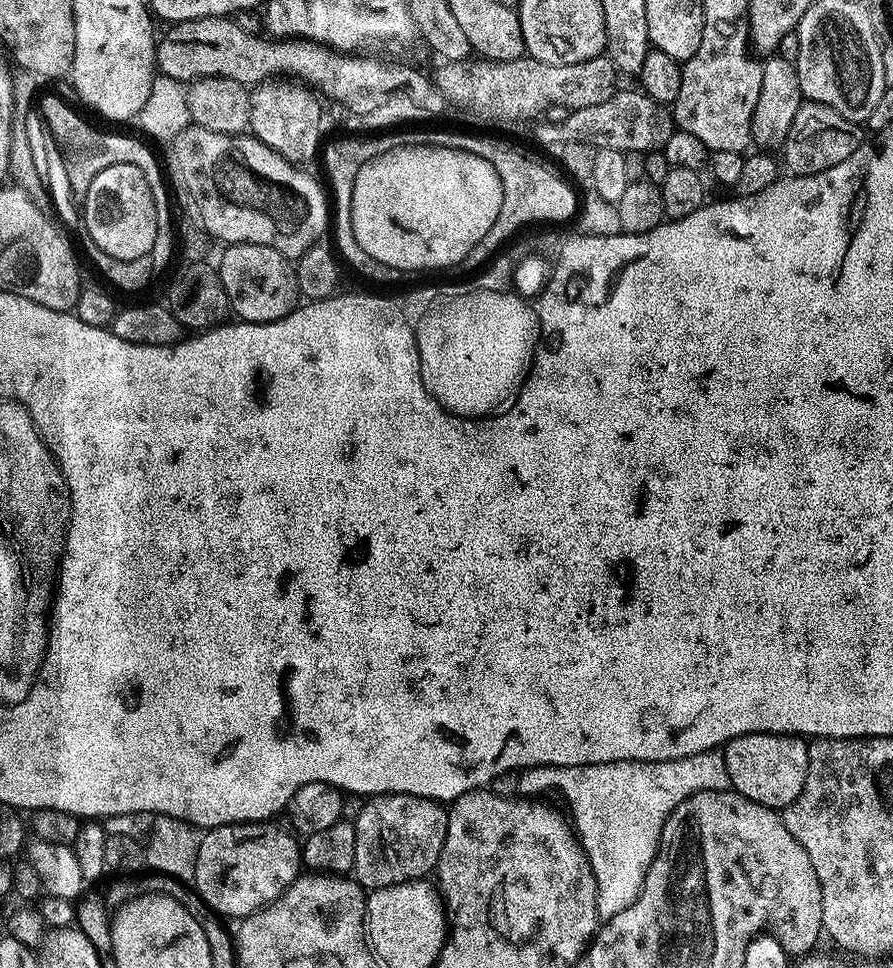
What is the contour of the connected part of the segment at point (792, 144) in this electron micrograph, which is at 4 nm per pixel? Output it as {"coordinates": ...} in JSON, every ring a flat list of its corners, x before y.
{"coordinates":[[801,103,794,114,794,122,790,126,790,134,786,134,782,155,787,170,794,176,813,176,822,170,830,170,830,166,838,166,838,162,846,162,858,146,865,143,866,136,860,133,861,125,854,120,842,118,838,110,830,110,825,104]]}

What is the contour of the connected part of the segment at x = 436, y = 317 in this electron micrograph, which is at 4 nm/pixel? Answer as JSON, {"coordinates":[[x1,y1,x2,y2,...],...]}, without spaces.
{"coordinates":[[471,290,472,292,464,292,454,294,452,304,441,304,430,310,430,314,426,316,424,323,420,327,420,373,422,374,422,382,424,389,440,404,443,410,454,416,461,416,464,419,481,419,499,411,502,407,511,405,512,401,519,395,520,388,524,383,532,360,536,355,536,345,540,343,540,317,537,309,532,308,525,297,517,294,515,291,507,290,504,292,484,292,479,290]]}

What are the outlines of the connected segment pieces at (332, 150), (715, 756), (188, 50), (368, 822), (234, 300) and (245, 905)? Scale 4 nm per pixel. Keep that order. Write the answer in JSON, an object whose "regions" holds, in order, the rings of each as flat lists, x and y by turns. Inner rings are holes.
{"regions":[[[368,134,372,136,340,136,323,145,322,160,324,156,324,172,328,175,327,187,330,189,330,204,334,209,334,232,336,228,335,251,339,259,345,265,348,264,356,272,361,272,368,280,380,284,394,276,393,269,387,268,382,262,370,258,362,246,358,246,358,238,354,238,354,226,352,225,352,195,354,194,354,182,358,178,358,170,366,166,375,156,381,156,389,148,397,147,398,140,388,136,392,134],[332,187,332,192,331,188]],[[720,750,666,762,619,760,586,766,538,766,523,769,518,778,521,797,536,798,547,788,560,788,568,799,571,823,596,879,596,914,600,918,618,914,638,899,670,813,694,794,726,792,731,787]],[[207,16,197,20,182,20,171,25,172,28,163,37,159,37,156,45,156,67,165,76,179,81,191,82,202,76,217,76,218,78,230,78,234,82,245,86,255,86,269,78,295,78,301,81,308,76,305,85,312,80,312,55,321,54,325,45,307,38,267,38,263,35,255,36,246,34,236,25,235,19,227,16]],[[385,792,382,796,373,796,365,799,362,810,354,817,356,826,356,866,354,869,354,879,361,888,371,890,374,888,385,888,386,886,394,886,401,884,407,880,422,880,435,869,436,863,440,860,442,854,442,846,446,842,446,830,448,829,448,808,441,801,431,800,425,796,415,796,414,794,406,794,405,792]],[[230,244,223,249,218,271,220,281,232,304,232,312,250,324,269,324,290,315,301,303,295,267,287,256,270,246]],[[276,822,207,829,200,837,194,887,208,907,224,918,243,918,277,900,302,872,301,845,288,832,283,832]]]}

